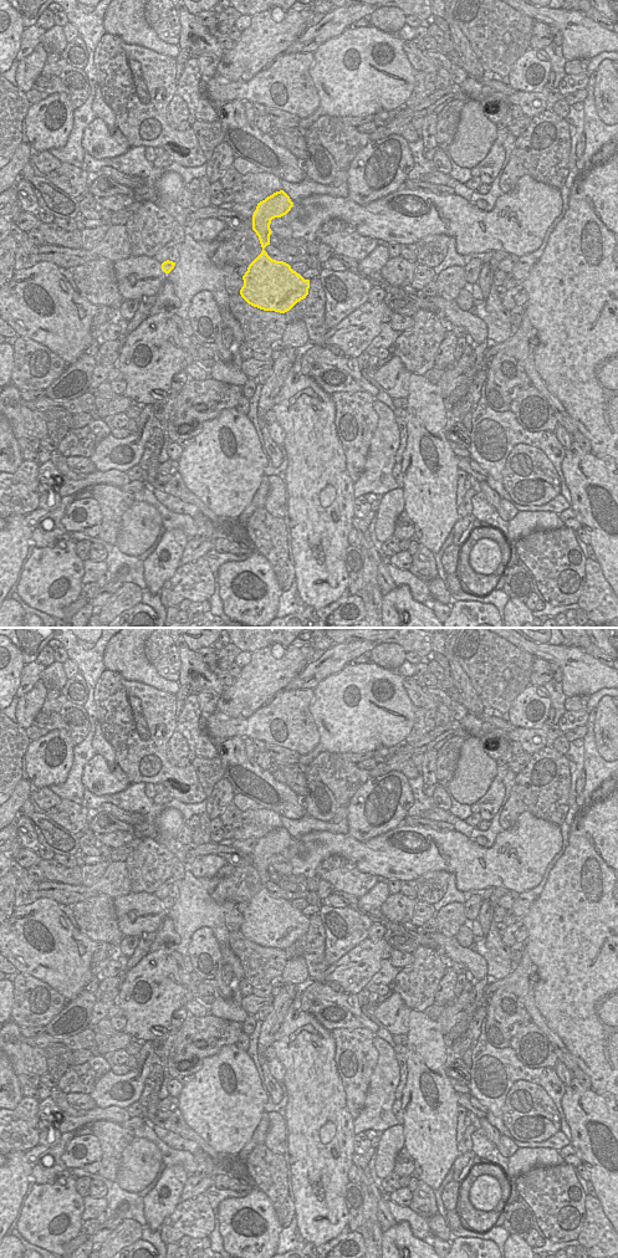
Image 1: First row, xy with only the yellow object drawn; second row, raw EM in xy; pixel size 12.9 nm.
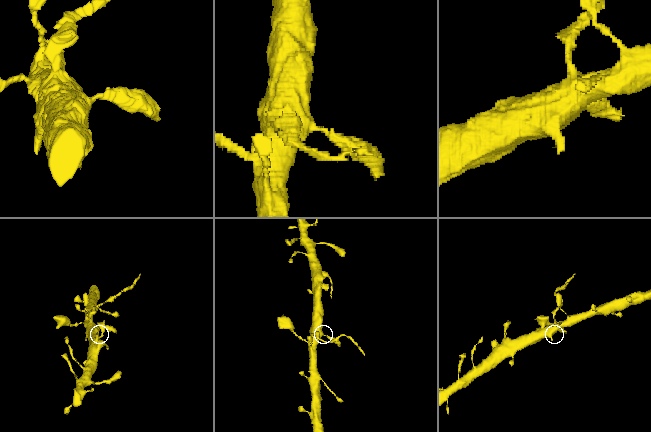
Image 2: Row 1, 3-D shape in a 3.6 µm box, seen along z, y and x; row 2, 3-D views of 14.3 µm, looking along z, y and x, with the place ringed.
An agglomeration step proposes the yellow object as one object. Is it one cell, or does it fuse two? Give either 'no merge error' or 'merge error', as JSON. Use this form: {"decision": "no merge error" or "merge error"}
{"decision": "merge error"}

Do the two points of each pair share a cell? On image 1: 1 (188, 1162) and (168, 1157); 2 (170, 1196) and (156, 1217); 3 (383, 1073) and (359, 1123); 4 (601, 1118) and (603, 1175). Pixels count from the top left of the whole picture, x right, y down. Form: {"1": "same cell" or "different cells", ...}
{"1": "same cell", "2": "same cell", "3": "same cell", "4": "same cell"}

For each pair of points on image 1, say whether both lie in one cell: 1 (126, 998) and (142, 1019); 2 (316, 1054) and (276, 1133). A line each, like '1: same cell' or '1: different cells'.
1: same cell
2: different cells

